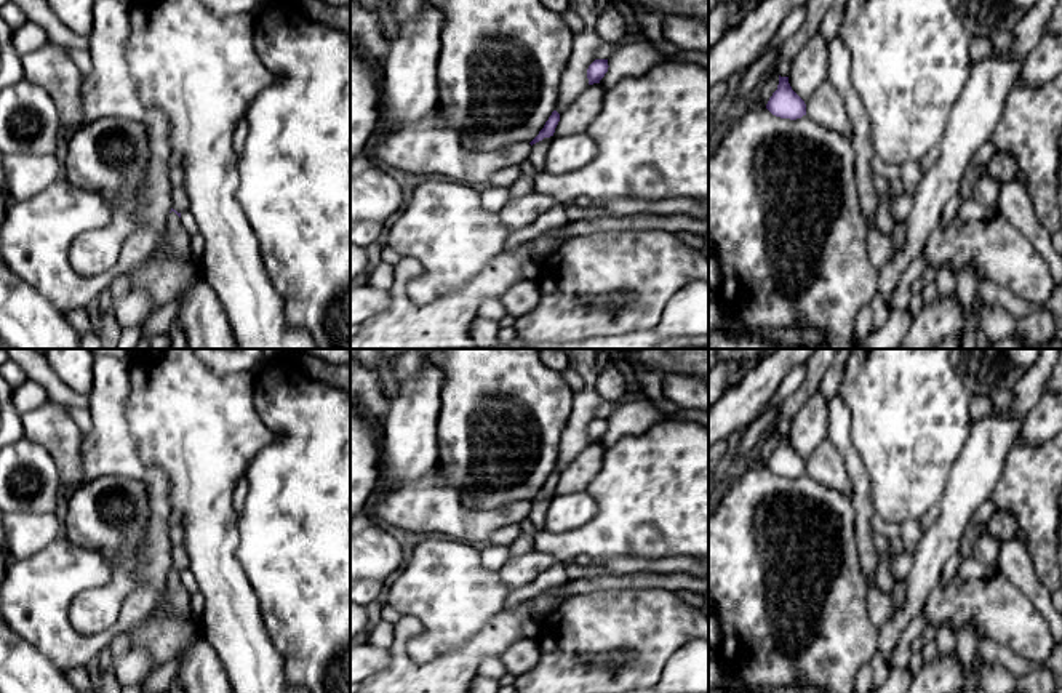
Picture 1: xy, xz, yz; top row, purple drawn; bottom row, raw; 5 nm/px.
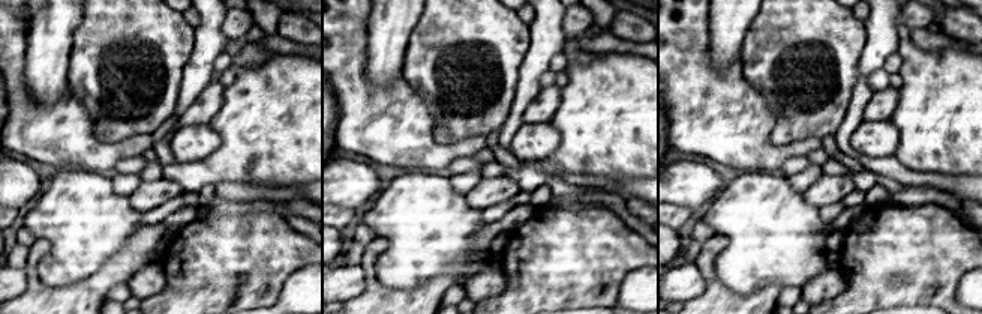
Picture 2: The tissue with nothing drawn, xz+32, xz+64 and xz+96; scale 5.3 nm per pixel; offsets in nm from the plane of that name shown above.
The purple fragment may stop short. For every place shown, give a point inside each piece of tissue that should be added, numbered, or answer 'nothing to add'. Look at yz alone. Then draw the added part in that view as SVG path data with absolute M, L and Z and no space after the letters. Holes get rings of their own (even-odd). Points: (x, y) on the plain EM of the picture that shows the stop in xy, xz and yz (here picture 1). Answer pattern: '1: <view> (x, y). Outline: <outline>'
nothing to add

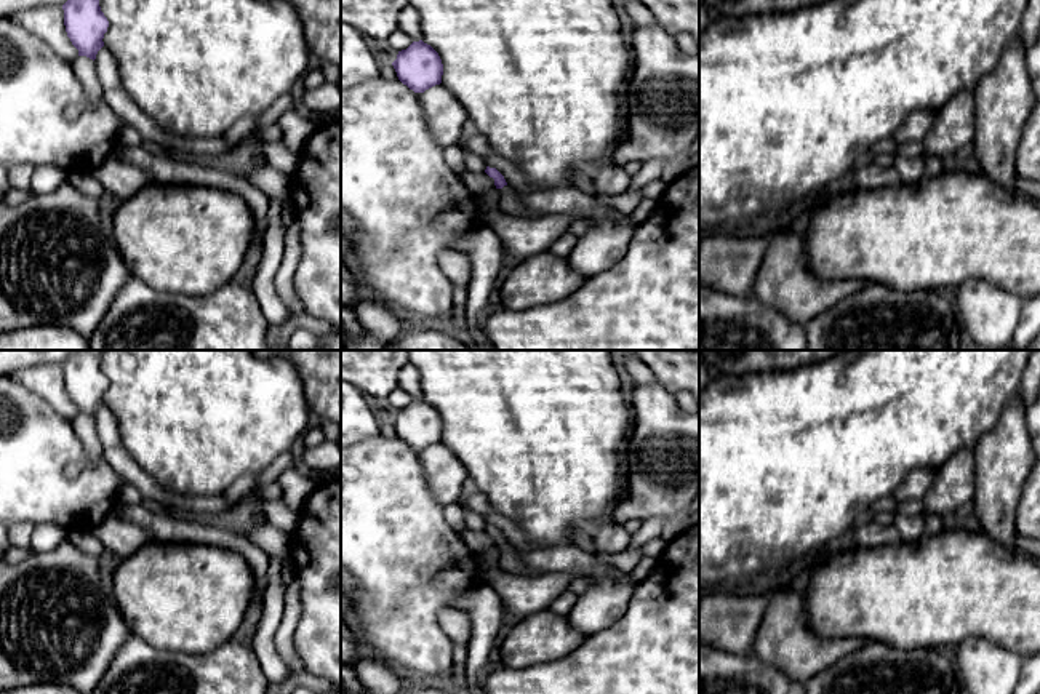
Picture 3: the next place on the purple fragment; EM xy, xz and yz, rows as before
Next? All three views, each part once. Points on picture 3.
1: xz (509, 560). Outline: M504 544L499 547L499 558L498 563L502 571L510 574L520 574L520 576L531 576L523 564L523 560L518 555L518 550L514 548L510 544Z

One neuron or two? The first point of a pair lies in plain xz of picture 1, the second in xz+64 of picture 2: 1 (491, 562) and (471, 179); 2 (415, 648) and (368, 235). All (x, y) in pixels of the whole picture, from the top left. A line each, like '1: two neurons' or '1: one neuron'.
1: one neuron
2: two neurons

